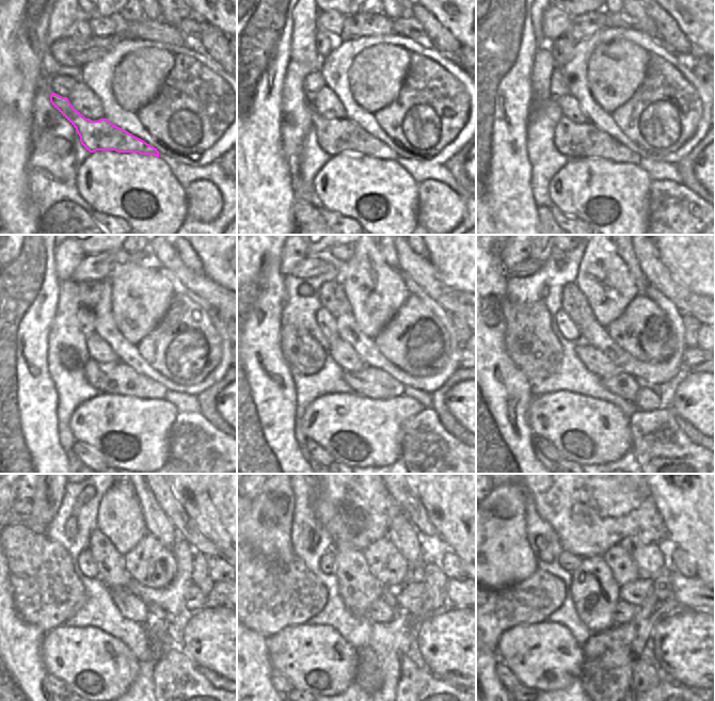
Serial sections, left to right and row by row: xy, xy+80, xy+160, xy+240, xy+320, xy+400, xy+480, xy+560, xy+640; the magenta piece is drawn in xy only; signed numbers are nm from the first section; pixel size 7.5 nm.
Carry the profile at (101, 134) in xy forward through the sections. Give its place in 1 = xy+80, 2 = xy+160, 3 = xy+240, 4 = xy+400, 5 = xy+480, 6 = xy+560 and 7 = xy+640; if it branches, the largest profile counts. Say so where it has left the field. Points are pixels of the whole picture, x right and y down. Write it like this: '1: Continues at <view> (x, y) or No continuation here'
1: Continues at xy+80 (334, 136)
2: Continues at xy+160 (572, 139)
3: Continues at xy+240 (114, 377)
4: Continues at xy+400 (622, 384)
5: Continues at xy+480 (159, 641)
6: Continues at xy+560 (407, 666)
7: Continues at xy+640 (646, 675)

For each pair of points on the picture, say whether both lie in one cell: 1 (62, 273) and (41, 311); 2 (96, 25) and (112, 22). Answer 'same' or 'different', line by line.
1: different
2: same

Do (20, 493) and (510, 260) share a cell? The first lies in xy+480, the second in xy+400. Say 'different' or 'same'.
same

